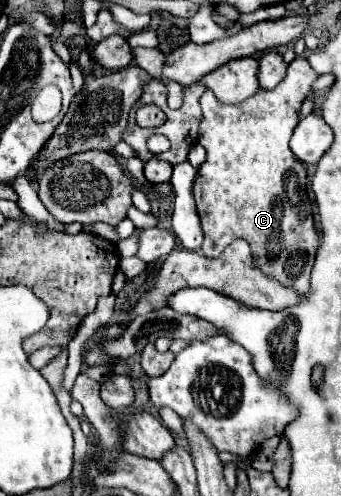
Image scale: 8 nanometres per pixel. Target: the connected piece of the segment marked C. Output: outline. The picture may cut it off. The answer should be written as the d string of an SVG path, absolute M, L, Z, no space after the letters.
M295 58L289 64L287 76L283 82L271 90L259 90L259 94L239 102L239 104L225 104L207 90L201 98L203 118L199 127L198 142L207 150L207 158L201 164L197 178L195 178L195 202L197 212L201 218L201 226L205 232L203 240L203 254L207 258L219 256L227 244L235 238L243 238L249 242L253 252L255 268L259 268L265 276L275 278L287 288L297 290L303 296L309 288L309 274L315 260L315 250L319 246L319 236L315 232L315 222L311 214L311 204L305 194L307 186L307 172L305 166L293 156L289 148L289 140L293 128L299 122L301 102L311 94L311 84L317 80L315 70L309 66L305 58Z

